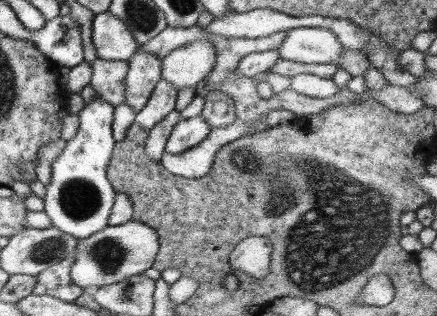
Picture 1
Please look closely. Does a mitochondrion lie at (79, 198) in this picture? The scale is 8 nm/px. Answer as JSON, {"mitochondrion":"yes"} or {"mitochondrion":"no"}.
{"mitochondrion":"yes"}

